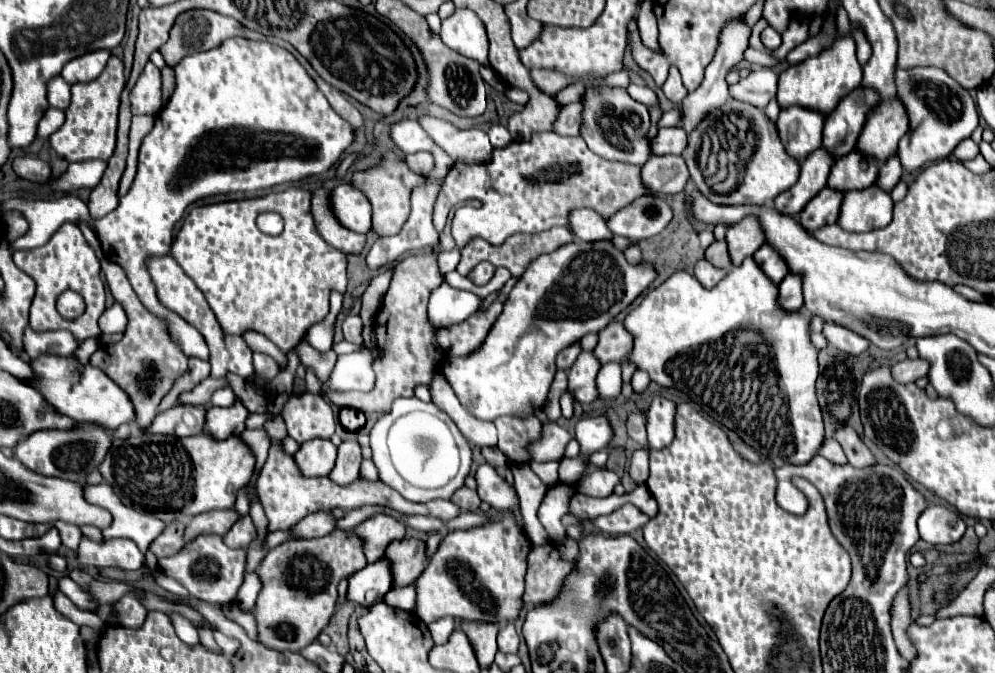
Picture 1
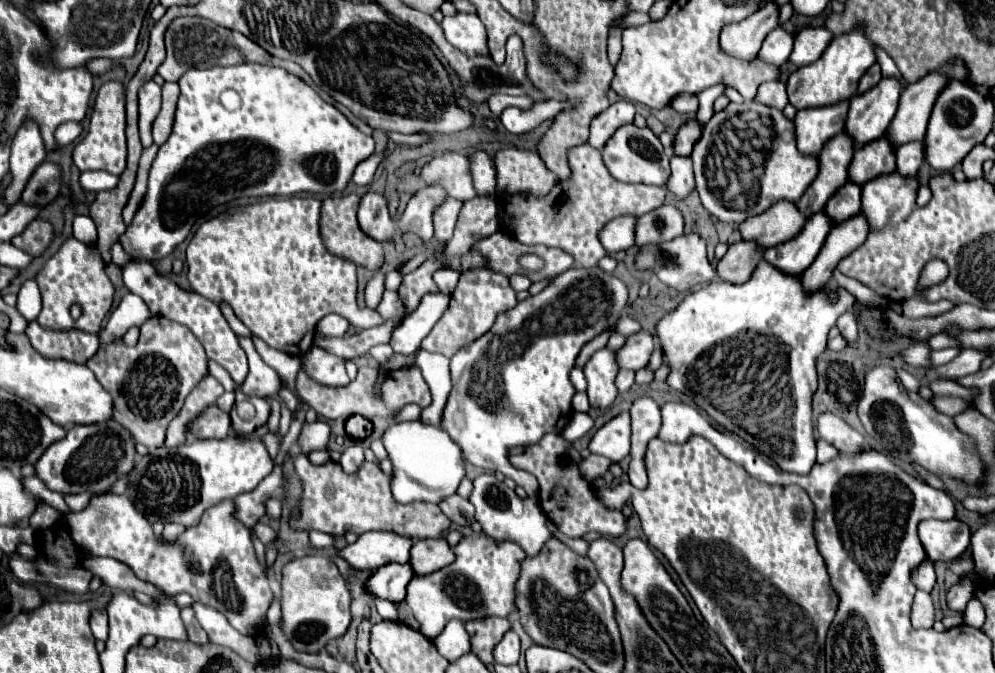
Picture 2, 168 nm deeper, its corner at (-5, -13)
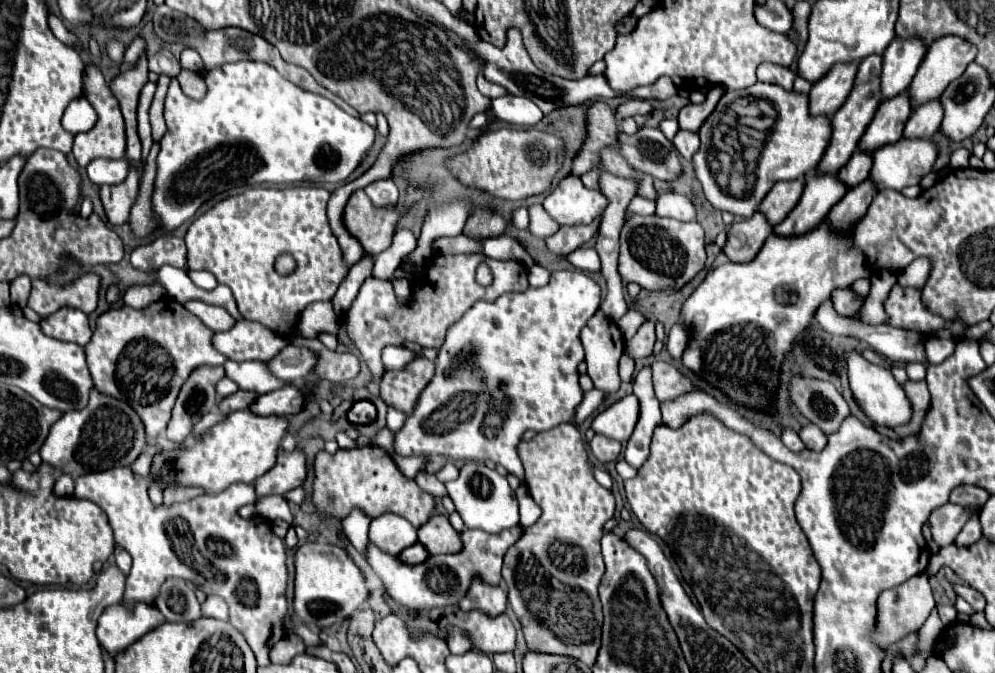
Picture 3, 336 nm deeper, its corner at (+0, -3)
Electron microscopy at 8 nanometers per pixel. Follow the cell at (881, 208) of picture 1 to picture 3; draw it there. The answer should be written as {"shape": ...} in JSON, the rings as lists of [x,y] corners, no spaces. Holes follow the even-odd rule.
{"shape":[[[931,140],[925,142],[897,142],[893,146],[883,146],[873,154],[873,168],[869,180],[877,186],[877,192],[887,188],[903,190],[911,184],[919,184],[937,158],[937,148]]]}

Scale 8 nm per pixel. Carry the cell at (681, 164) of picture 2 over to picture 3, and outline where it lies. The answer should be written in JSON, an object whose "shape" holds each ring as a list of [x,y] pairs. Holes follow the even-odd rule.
{"shape":[[[679,130],[677,136],[673,138],[673,146],[677,148],[677,152],[679,152],[685,160],[691,160],[691,156],[695,154],[695,150],[697,150],[697,146],[699,146],[699,138],[697,138],[695,132],[689,134],[689,132]]]}

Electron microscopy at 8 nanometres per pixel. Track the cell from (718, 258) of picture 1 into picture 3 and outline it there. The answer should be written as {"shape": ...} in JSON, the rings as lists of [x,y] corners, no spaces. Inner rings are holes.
{"shape":[[[755,212],[749,220],[735,222],[727,230],[727,242],[723,254],[731,262],[749,262],[757,256],[771,230],[773,228],[765,222],[765,216],[761,216],[761,212]]]}

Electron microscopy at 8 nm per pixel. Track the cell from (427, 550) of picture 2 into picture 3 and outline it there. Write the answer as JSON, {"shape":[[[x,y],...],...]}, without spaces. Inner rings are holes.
{"shape":[[[435,514],[429,522],[421,526],[417,530],[417,536],[429,554],[453,554],[463,548],[459,532],[455,532],[449,520],[439,514]]]}

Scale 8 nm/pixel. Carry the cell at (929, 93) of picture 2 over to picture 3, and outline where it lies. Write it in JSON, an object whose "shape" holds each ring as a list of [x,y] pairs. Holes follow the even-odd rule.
{"shape":[[[945,36],[945,38],[939,38],[937,42],[933,42],[933,46],[929,46],[923,62],[919,64],[919,70],[917,70],[911,86],[907,88],[907,96],[911,98],[911,106],[917,108],[921,104],[937,100],[943,94],[945,86],[949,86],[955,78],[959,78],[965,72],[965,68],[975,60],[975,56],[977,56],[977,48],[969,46],[969,42],[965,42],[963,38]]]}

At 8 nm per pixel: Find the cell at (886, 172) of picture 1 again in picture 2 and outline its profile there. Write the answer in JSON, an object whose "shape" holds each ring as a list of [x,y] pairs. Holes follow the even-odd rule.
{"shape":[[[922,140],[906,142],[896,150],[896,164],[900,174],[914,174],[922,164]]]}

